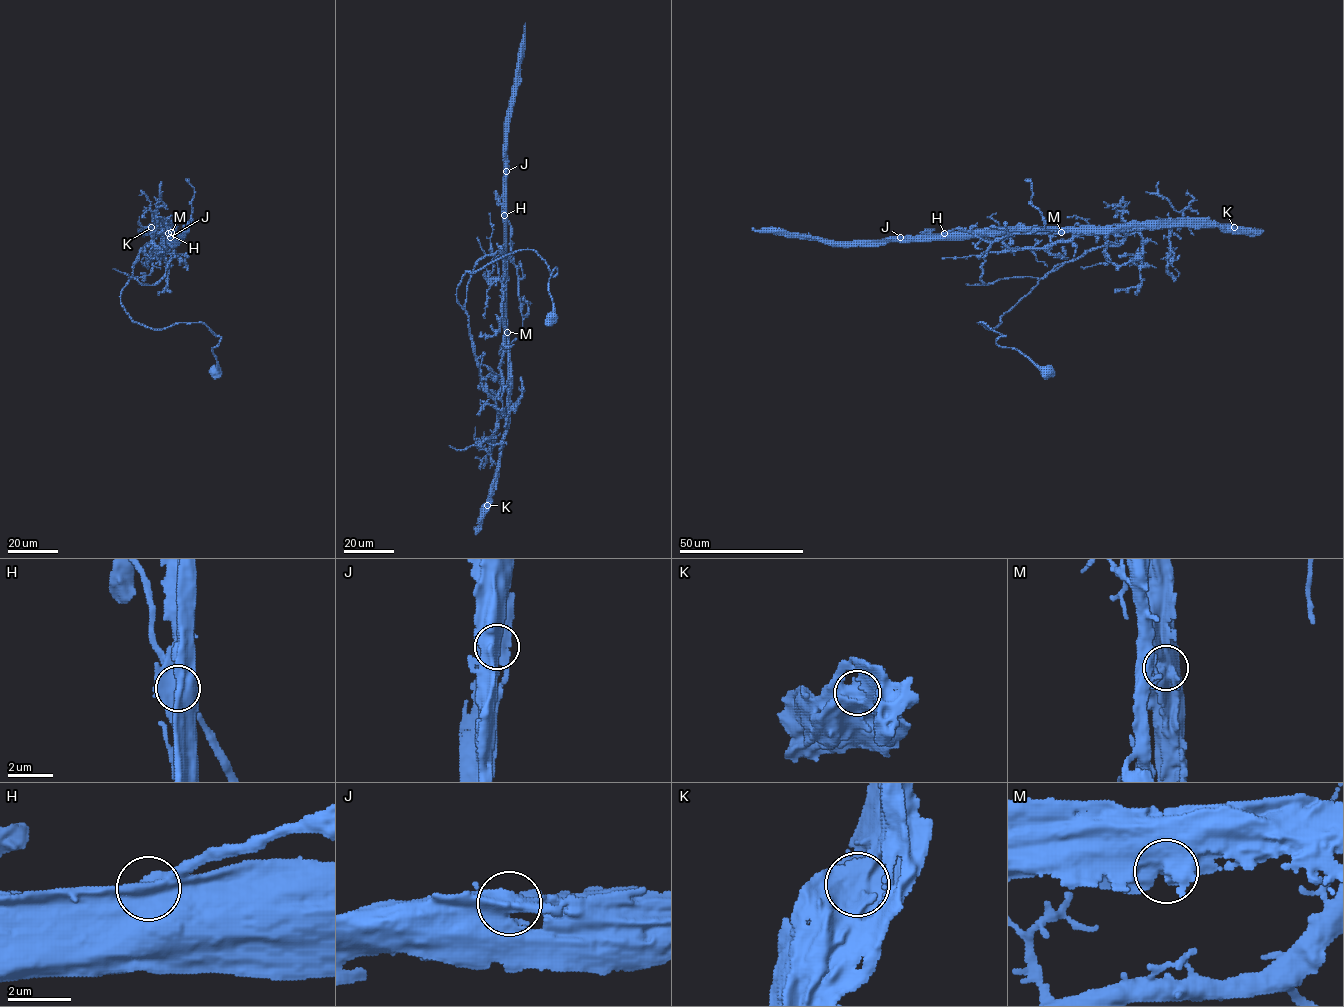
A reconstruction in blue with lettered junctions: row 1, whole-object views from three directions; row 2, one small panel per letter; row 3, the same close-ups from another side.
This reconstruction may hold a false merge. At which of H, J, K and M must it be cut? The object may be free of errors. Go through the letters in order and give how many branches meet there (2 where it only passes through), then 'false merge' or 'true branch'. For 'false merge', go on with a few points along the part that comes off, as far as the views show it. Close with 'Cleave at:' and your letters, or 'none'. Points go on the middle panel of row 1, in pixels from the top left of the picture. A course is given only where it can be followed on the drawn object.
H: branches 2; false merge; course (504, 215), (513, 260), (498, 251), (482, 256), (465, 305), (481, 383), (495, 397), (504, 325), (489, 213)
J: branches 2; true branch
K: branches 2; true branch
M: branches 2; true branch
Cleave at: H

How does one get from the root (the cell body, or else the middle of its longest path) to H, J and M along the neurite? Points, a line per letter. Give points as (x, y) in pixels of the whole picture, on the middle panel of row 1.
H: (552, 320), (557, 270), (529, 249), (467, 271), (457, 301), (465, 310), (480, 259), (513, 260), (504, 215)
J: (552, 320), (557, 270), (529, 249), (467, 271), (457, 301), (465, 310), (480, 259), (513, 260), (507, 171)
M: (552, 320), (557, 270), (517, 250), (467, 271), (456, 291), (495, 397), (510, 380), (507, 332)

